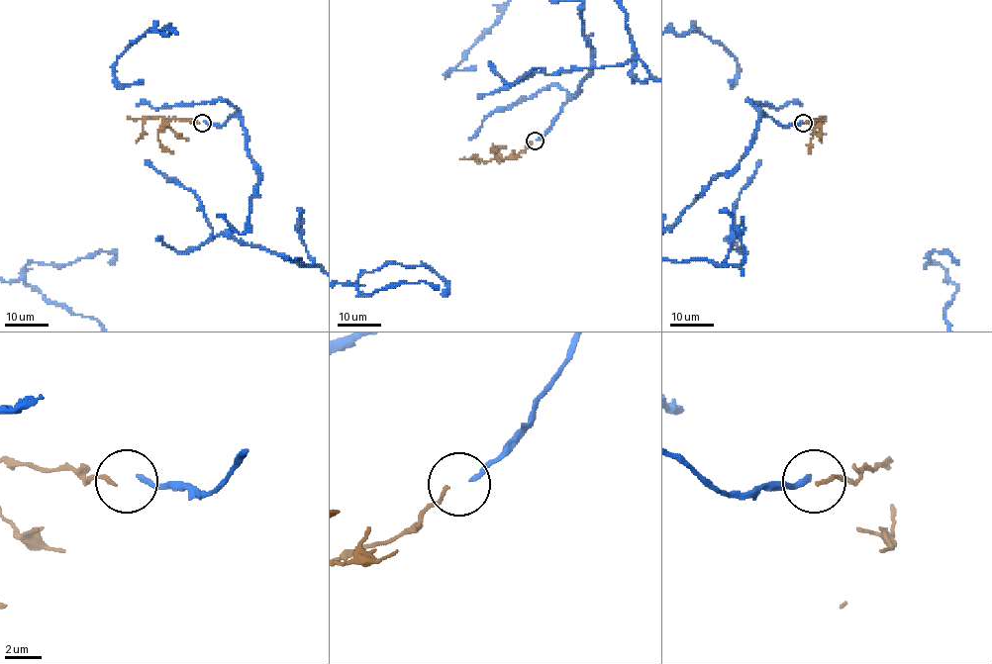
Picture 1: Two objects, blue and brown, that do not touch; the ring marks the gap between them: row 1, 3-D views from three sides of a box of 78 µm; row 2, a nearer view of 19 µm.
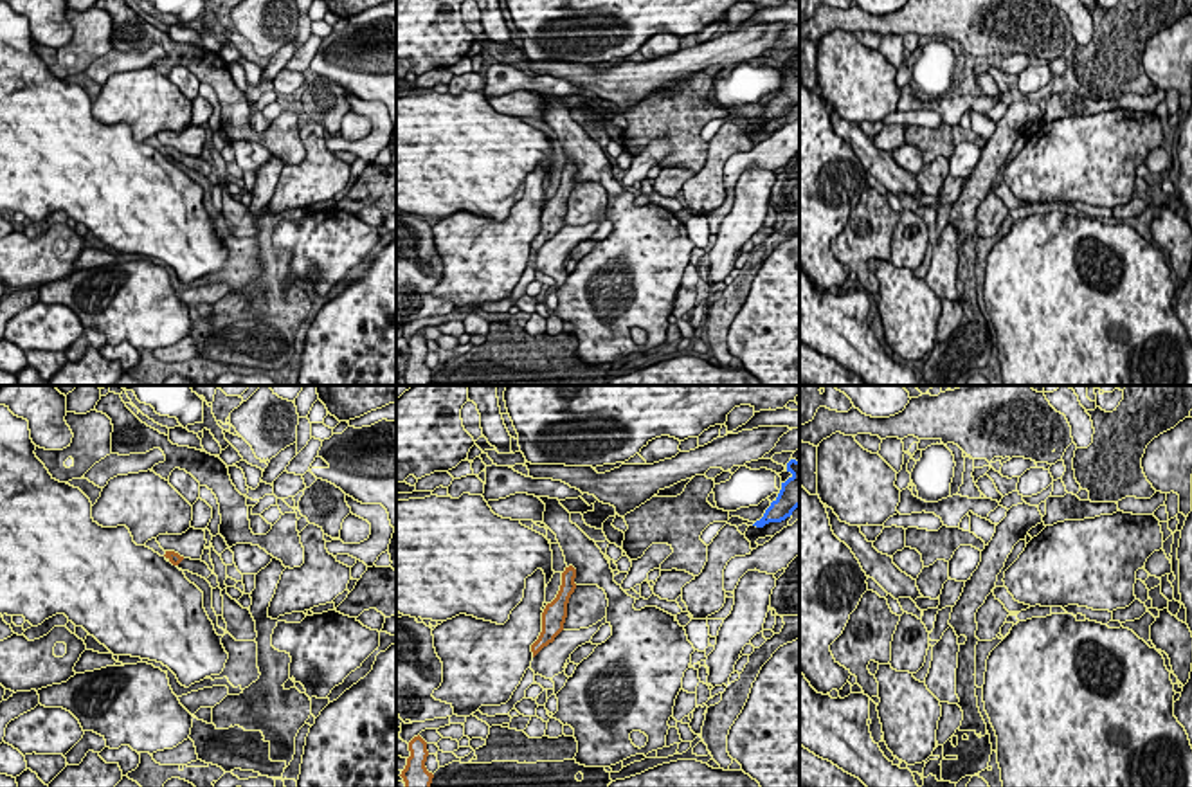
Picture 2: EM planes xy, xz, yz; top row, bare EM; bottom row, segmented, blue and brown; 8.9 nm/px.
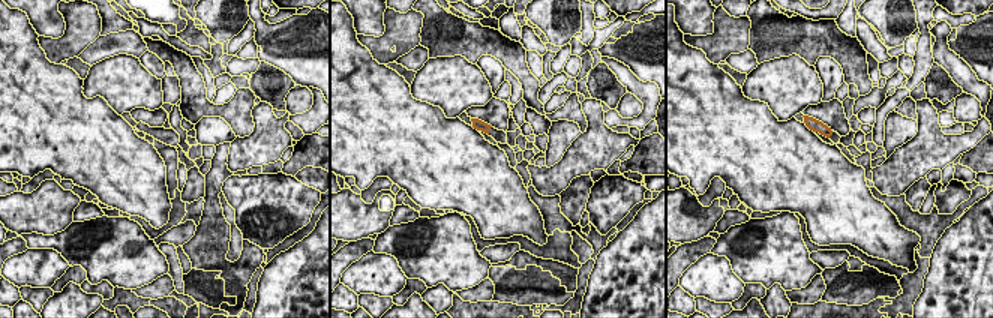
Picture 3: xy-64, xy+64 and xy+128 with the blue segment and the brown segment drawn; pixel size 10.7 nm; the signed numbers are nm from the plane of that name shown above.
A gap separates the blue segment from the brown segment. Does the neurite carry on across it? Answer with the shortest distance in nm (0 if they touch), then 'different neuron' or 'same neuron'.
1650 nm | different neuron

